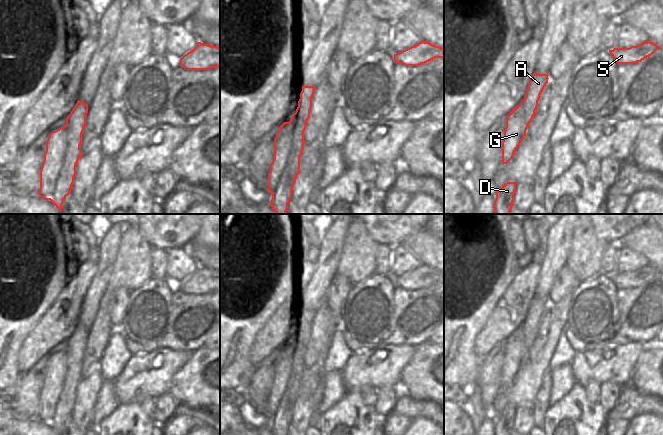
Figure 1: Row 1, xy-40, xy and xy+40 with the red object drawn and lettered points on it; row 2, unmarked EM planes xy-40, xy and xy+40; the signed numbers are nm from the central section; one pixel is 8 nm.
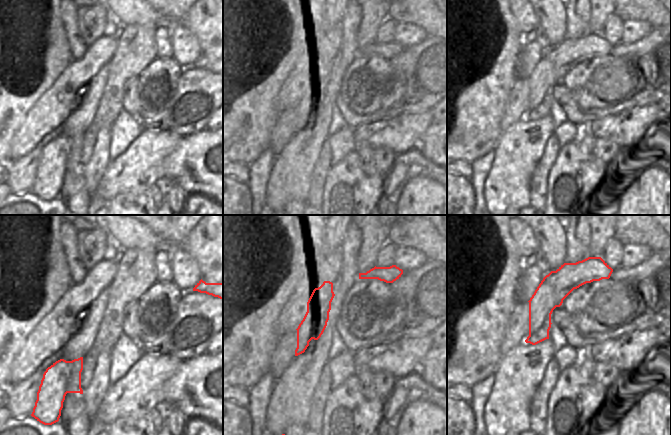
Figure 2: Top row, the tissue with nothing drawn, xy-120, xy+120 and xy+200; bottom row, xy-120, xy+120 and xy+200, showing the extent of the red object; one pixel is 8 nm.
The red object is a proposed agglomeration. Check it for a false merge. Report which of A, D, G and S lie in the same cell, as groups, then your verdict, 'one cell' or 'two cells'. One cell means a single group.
A G S / D | two cells

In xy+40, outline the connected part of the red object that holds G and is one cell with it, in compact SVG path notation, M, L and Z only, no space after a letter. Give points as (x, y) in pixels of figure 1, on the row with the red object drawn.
M520 103L505 119L506 127L502 141L502 164L507 164L512 160L516 149L526 136L524 105Z

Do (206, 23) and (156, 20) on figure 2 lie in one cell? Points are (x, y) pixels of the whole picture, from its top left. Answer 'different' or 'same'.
same

